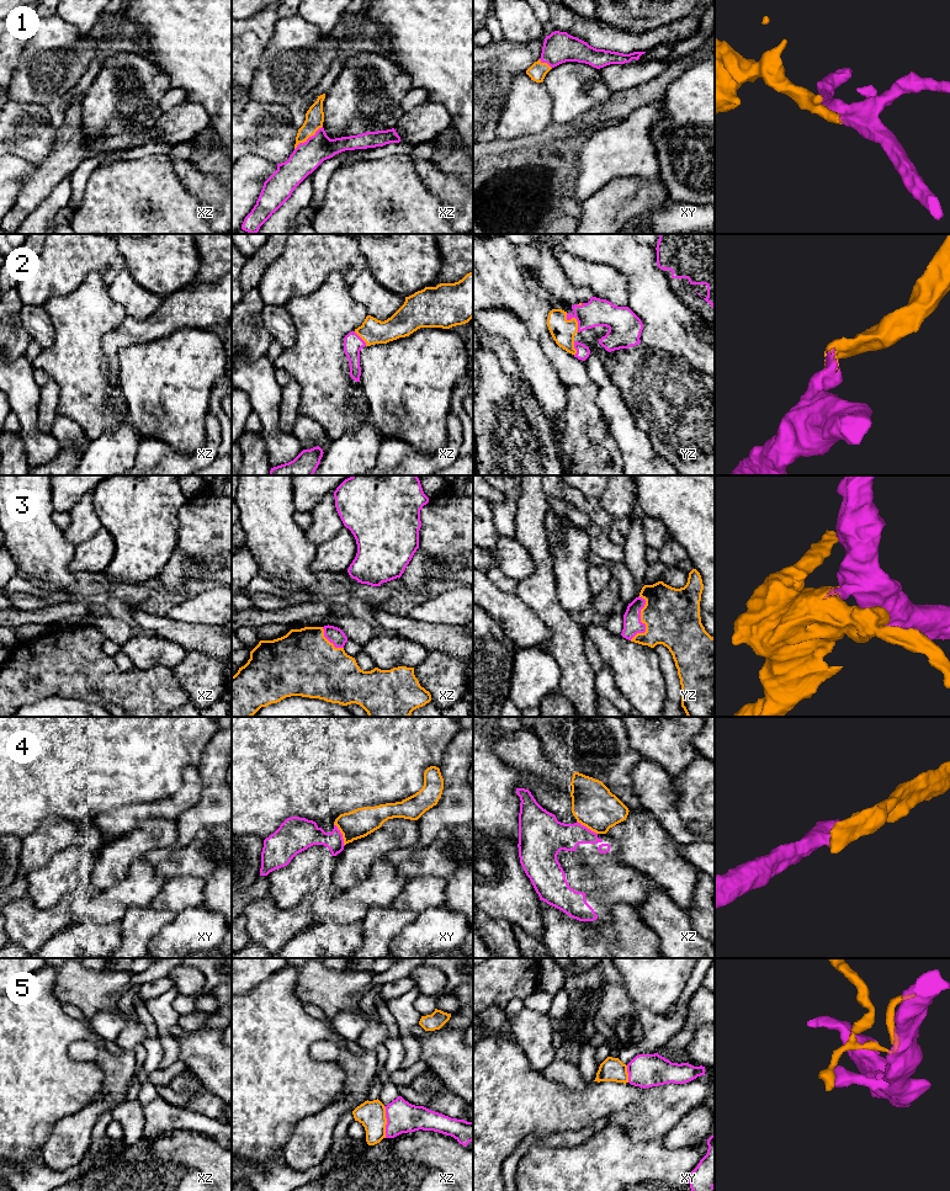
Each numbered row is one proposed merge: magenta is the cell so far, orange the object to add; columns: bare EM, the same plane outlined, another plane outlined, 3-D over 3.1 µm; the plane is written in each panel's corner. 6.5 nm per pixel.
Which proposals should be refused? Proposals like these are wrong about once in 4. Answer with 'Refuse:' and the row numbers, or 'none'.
Refuse: 4, 5

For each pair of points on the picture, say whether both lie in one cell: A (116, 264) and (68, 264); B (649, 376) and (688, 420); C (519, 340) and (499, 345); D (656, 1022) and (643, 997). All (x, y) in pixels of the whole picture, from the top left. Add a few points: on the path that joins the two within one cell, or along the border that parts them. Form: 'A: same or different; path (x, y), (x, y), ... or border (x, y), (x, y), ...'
A: same; path (104, 262), (80, 262)
B: same; path (658, 387), (680, 409)
C: different; border (486, 331), (502, 336), (523, 368)
D: different; border (637, 1008), (647, 1008), (658, 1014), (669, 1014)

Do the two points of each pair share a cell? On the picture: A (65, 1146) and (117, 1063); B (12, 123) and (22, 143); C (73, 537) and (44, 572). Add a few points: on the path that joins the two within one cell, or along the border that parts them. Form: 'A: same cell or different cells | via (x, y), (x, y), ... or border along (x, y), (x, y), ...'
A: same cell | via (81, 1125), (115, 1091), (116, 1084)
B: same cell | via (17, 128), (22, 133), (22, 138)
C: different cells | border along (63, 531), (64, 537), (74, 547)

